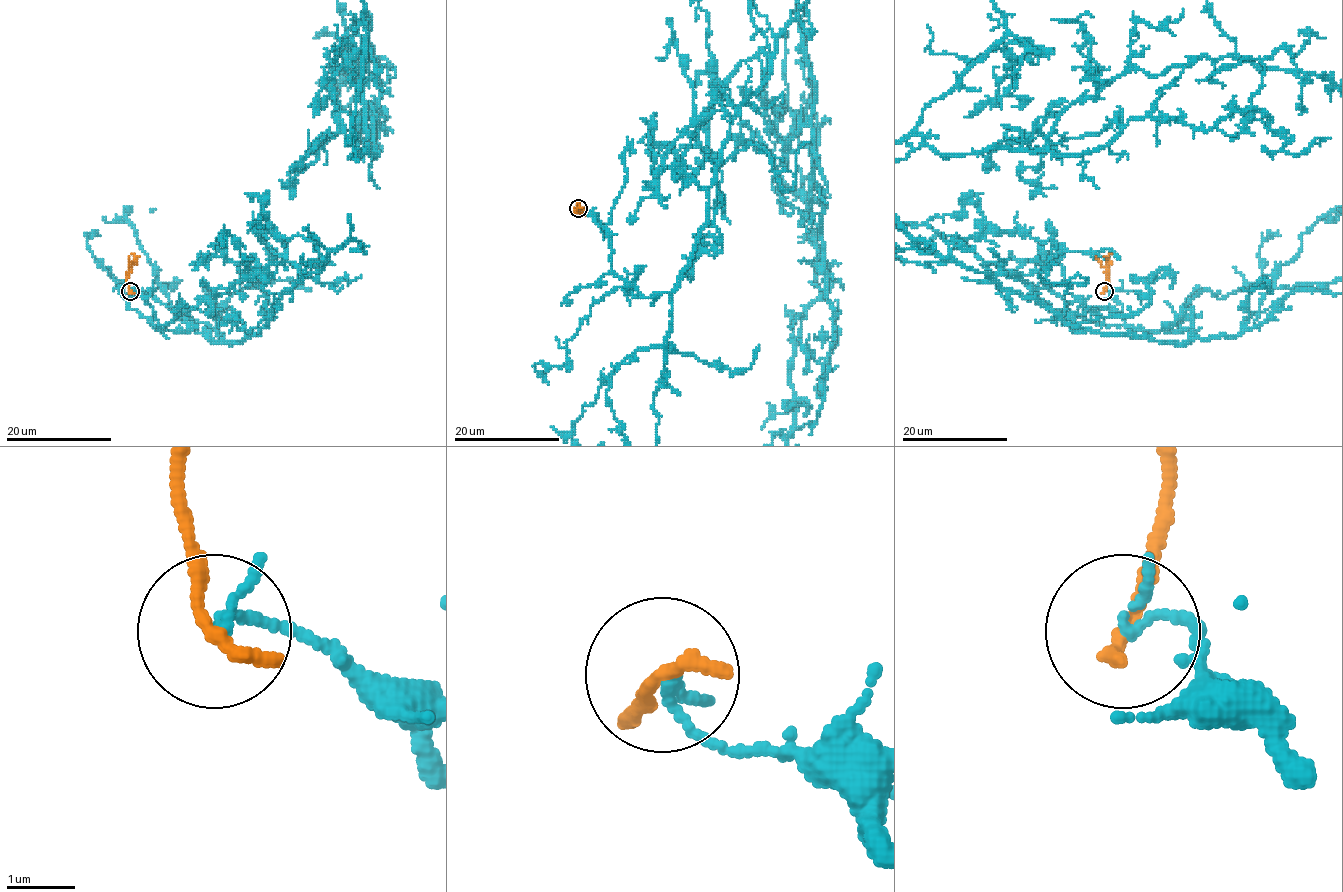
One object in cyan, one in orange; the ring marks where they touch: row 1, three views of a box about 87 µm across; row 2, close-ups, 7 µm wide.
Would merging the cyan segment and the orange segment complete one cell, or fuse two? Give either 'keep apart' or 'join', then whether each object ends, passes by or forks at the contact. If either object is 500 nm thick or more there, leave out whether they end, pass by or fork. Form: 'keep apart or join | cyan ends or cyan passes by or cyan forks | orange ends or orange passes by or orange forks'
keep apart | cyan passes by | orange ends

